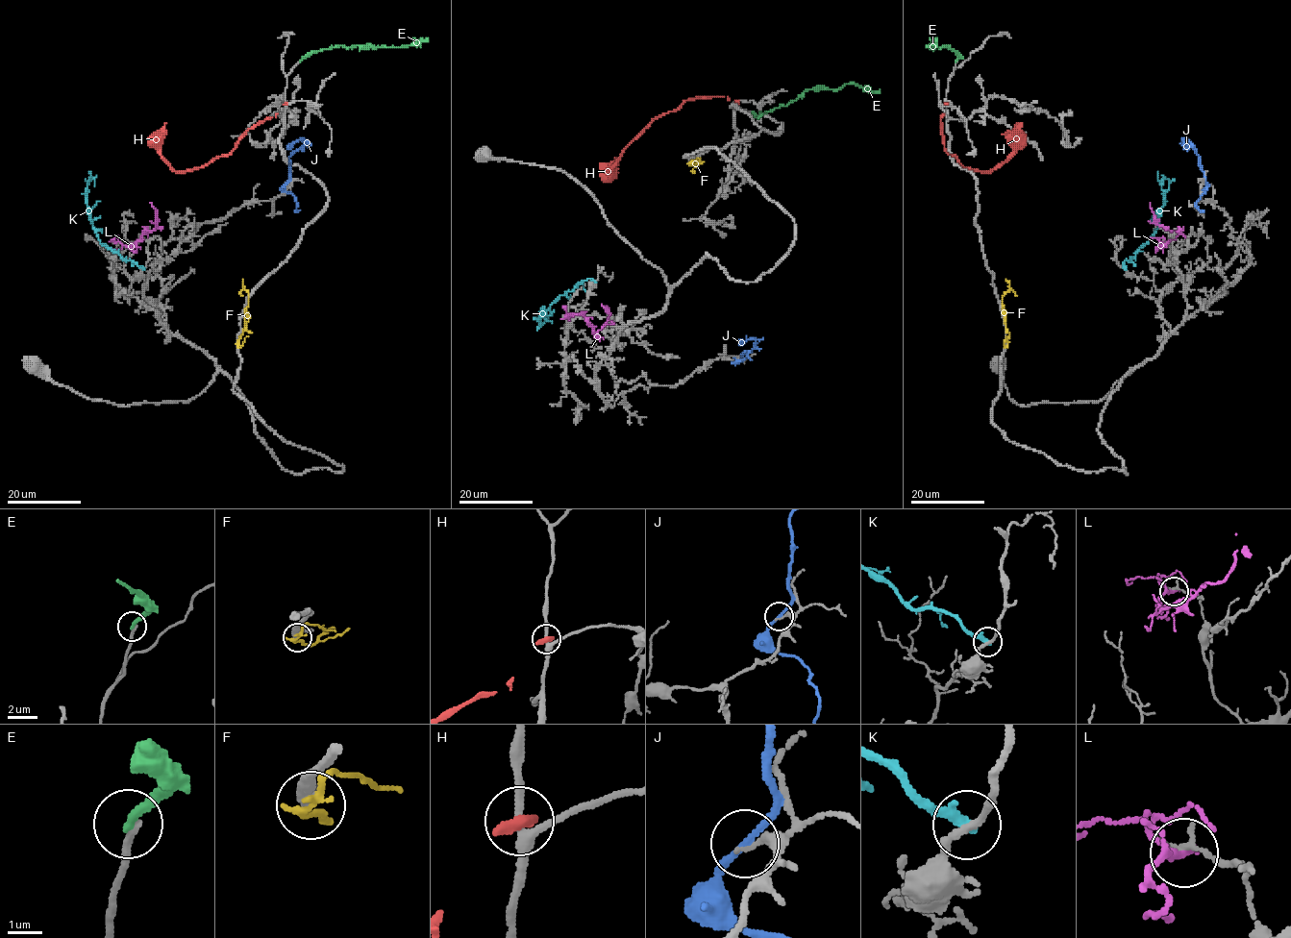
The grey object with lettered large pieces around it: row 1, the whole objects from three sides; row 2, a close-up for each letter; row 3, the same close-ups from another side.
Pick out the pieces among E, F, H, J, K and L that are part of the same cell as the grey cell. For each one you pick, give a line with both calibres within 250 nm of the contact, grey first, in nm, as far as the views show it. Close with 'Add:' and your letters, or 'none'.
E: 240 nm thick on the grey side, 280 nm on the other
Add: E

